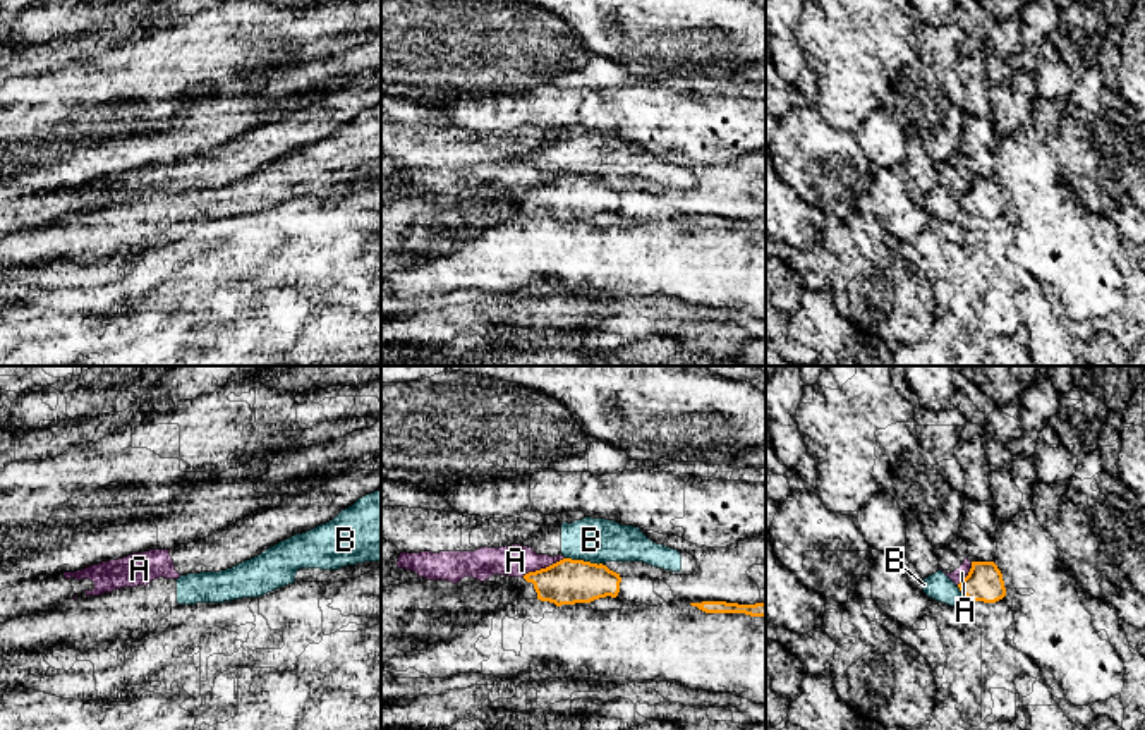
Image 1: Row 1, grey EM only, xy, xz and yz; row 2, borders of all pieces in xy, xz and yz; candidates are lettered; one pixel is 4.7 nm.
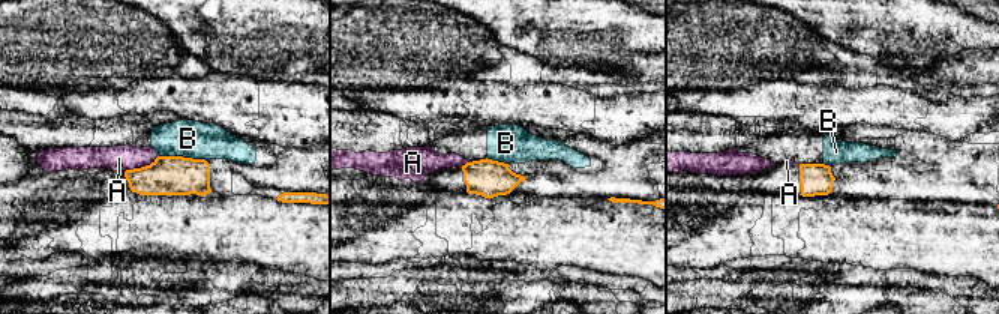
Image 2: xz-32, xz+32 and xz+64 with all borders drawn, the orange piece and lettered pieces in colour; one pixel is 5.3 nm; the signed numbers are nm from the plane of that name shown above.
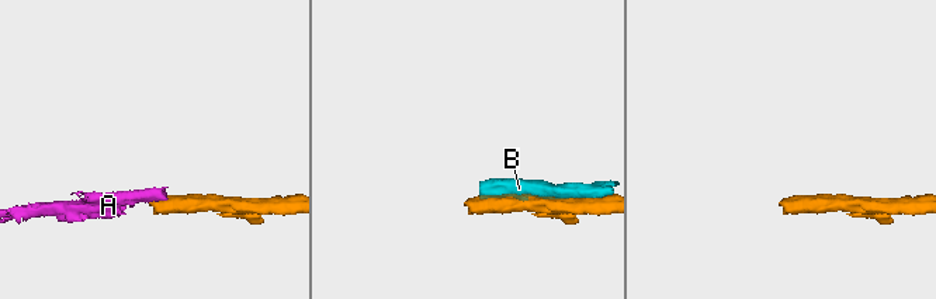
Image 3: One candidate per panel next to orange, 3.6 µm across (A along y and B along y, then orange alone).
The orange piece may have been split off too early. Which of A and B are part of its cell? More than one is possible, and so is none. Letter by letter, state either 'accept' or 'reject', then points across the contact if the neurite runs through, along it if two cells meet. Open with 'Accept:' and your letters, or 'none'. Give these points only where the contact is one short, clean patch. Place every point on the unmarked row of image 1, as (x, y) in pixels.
Accept: A
A: accept | across xz (569, 196), (555, 194), (543, 184), (515, 176)
B: reject

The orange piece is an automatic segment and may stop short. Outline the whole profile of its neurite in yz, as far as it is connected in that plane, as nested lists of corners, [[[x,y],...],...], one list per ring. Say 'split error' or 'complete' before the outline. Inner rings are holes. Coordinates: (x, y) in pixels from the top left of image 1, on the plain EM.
split error; [[[965,177],[951,189],[944,187],[973,216],[996,218],[1006,211],[1003,189],[994,177]]]

